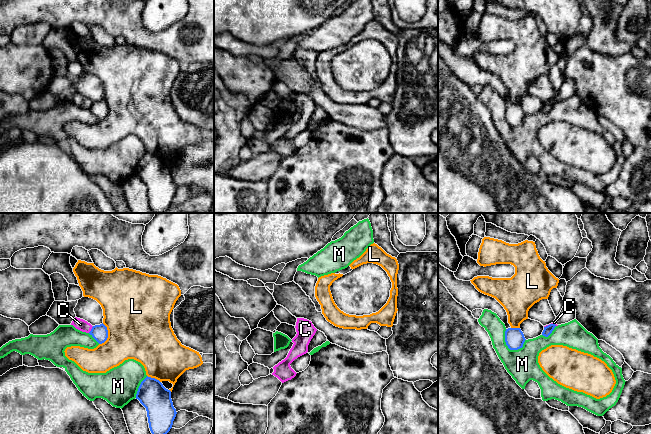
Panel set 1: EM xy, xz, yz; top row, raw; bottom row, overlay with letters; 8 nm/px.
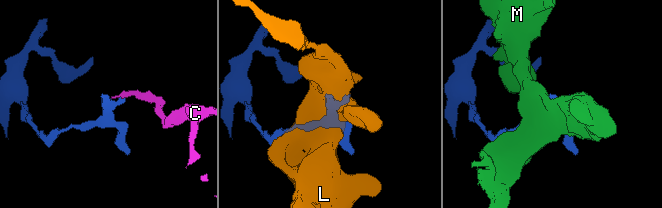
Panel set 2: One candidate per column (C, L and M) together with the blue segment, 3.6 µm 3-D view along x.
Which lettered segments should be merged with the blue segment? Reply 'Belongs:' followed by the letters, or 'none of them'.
Belongs: none of them

